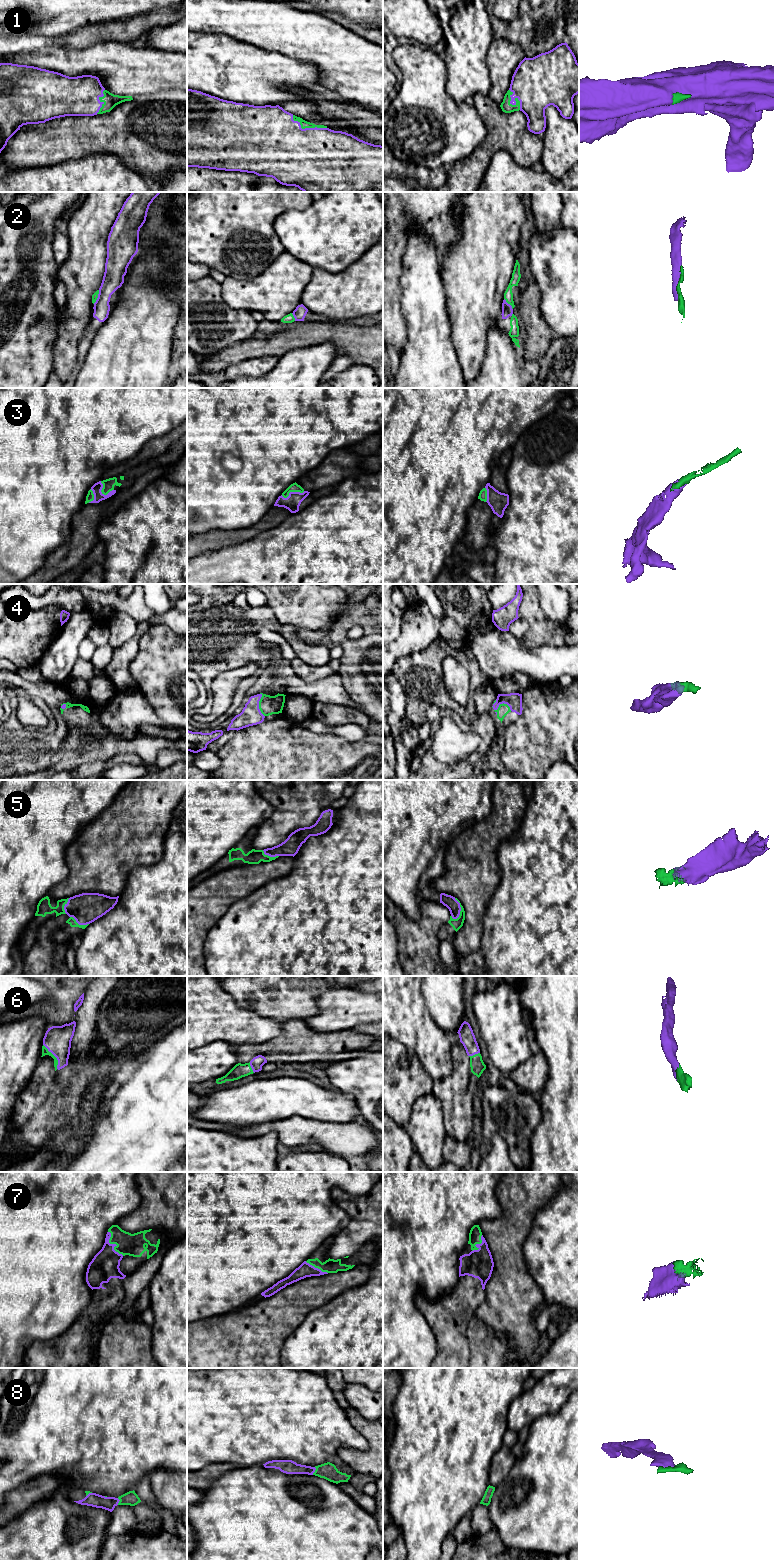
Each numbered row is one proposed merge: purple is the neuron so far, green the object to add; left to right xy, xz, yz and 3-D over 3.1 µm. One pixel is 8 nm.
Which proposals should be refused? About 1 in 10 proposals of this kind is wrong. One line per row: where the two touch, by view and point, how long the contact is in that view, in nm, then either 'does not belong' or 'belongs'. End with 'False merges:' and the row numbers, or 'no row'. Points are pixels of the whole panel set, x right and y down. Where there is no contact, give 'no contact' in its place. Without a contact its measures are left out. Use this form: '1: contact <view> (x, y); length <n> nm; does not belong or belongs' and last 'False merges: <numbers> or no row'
1: contact xz (307, 128); length 300 nm; belongs
2: contact yz (509, 304); length 120 nm; belongs
3: contact xz (292, 492); length 190 nm; belongs
4: contact yz (503, 702); length 140 nm; belongs
5: contact yz (460, 909); length 180 nm; belongs
6: contact xy (54, 1055); length 240 nm; belongs
7: contact xy (113, 1244); length 240 nm; belongs
8: contact xz (314, 1471); length 70 nm; belongs
False merges: no row

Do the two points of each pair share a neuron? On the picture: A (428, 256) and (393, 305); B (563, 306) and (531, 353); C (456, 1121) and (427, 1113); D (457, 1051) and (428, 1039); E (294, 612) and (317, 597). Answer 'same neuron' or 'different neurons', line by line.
A: different neurons
B: different neurons
C: different neurons
D: different neurons
E: same neuron

